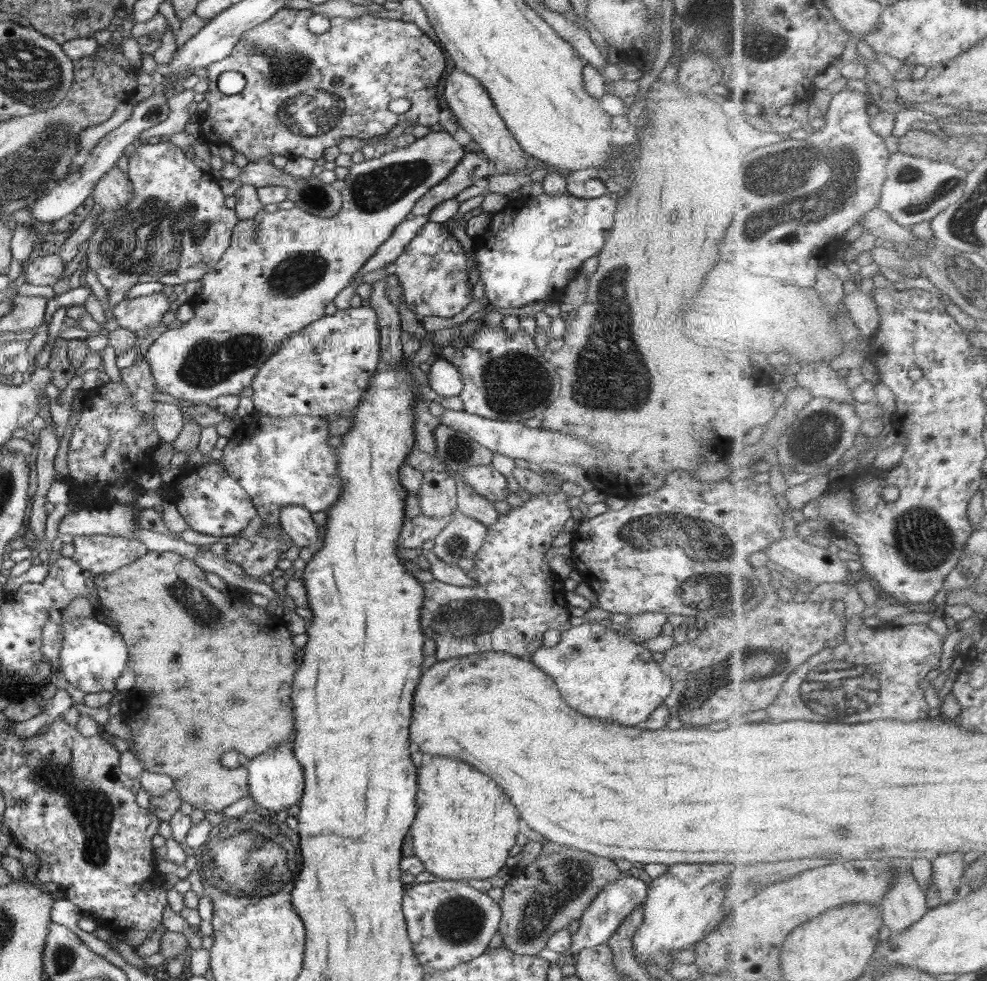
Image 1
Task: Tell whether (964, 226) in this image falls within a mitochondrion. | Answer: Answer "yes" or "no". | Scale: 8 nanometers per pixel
yes

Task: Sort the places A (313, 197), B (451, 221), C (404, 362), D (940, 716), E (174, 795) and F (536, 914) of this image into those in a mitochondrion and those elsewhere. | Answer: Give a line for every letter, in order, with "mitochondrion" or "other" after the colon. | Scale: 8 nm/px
A: mitochondrion
B: other
C: other
D: other
E: other
F: mitochondrion

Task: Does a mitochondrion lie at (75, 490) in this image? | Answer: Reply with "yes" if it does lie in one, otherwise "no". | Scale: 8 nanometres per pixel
no

